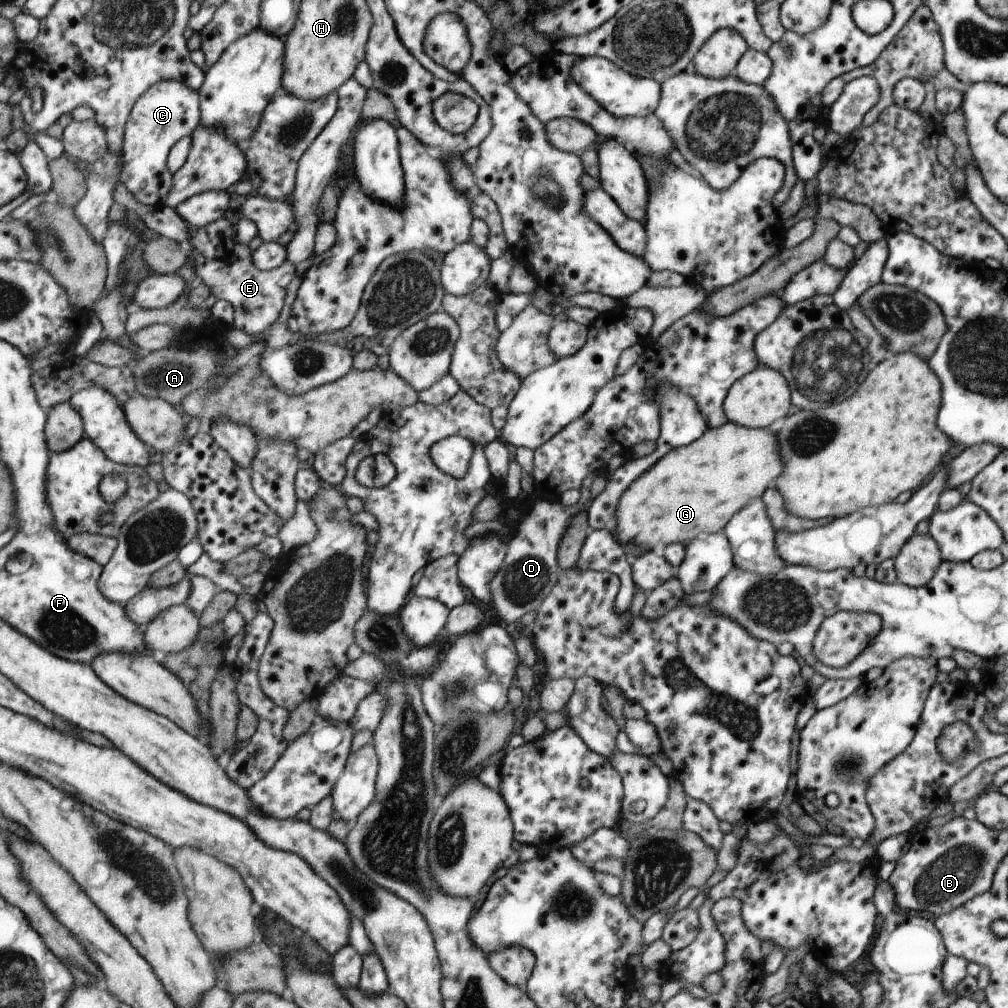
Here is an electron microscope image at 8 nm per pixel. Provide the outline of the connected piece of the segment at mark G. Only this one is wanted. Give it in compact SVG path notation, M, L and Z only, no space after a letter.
M727 421L725 425L709 428L690 445L670 450L659 458L653 468L632 483L618 504L618 529L614 540L623 547L627 542L643 546L646 551L659 551L667 545L685 545L697 536L719 533L730 518L750 502L759 500L772 481L781 475L781 462L773 433L763 429L749 429Z

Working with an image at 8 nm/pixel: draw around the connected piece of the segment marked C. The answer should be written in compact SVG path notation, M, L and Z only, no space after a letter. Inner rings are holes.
M164 80L143 93L129 114L122 148L125 167L121 170L121 182L143 204L158 209L166 206L167 197L174 188L174 174L171 174L167 160L174 146L198 129L202 120L201 104L200 92L186 82Z

